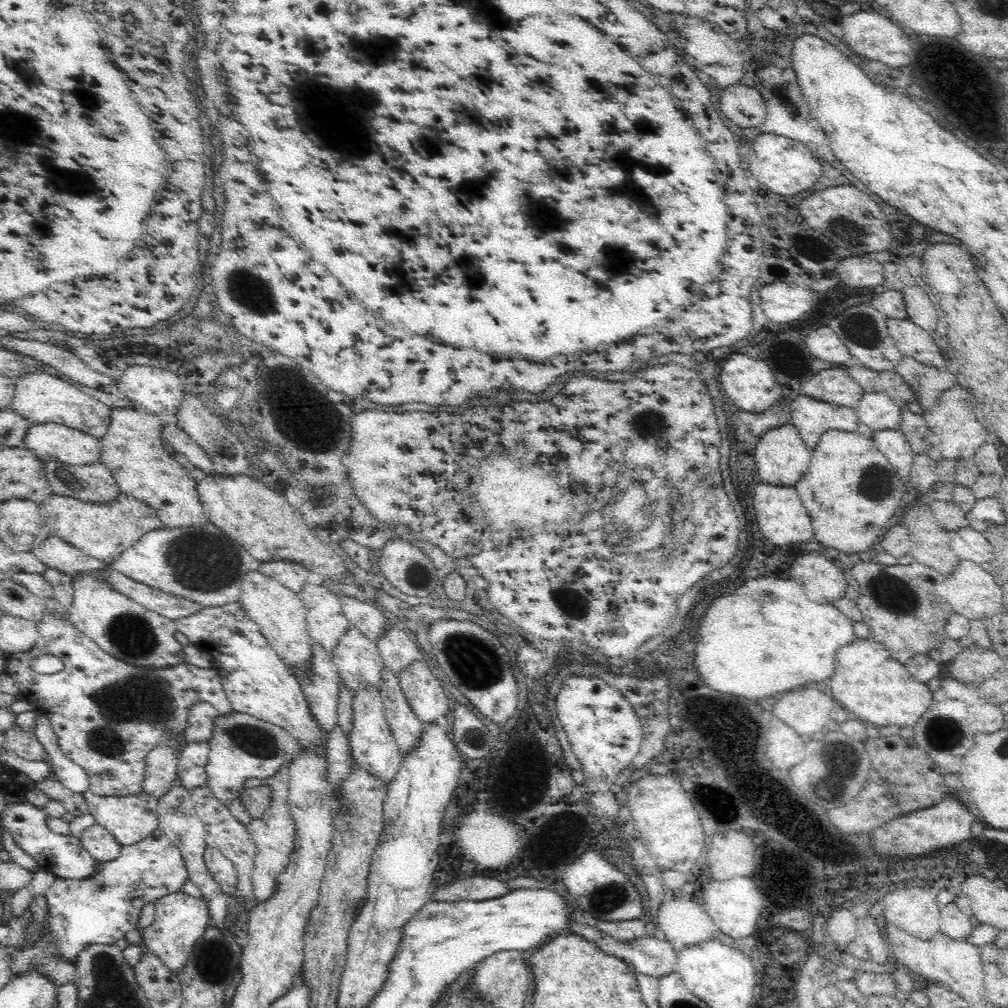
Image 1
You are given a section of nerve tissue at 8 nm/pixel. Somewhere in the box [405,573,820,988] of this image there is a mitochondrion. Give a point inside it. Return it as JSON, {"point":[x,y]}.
{"point":[461,650]}

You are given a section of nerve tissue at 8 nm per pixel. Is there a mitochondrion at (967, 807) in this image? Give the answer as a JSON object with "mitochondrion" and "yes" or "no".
{"mitochondrion":"no"}

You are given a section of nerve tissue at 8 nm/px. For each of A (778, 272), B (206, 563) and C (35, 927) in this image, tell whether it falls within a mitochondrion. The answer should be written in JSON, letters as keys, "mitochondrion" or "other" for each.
{"A":"other","B":"mitochondrion","C":"other"}

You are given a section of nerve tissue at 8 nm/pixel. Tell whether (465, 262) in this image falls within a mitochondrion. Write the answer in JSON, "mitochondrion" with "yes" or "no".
{"mitochondrion":"no"}

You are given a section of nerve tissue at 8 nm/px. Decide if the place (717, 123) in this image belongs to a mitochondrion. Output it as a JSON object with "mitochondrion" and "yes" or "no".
{"mitochondrion":"no"}

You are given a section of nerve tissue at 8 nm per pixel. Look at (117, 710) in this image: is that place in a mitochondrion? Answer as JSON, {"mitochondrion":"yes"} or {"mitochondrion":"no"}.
{"mitochondrion":"yes"}

